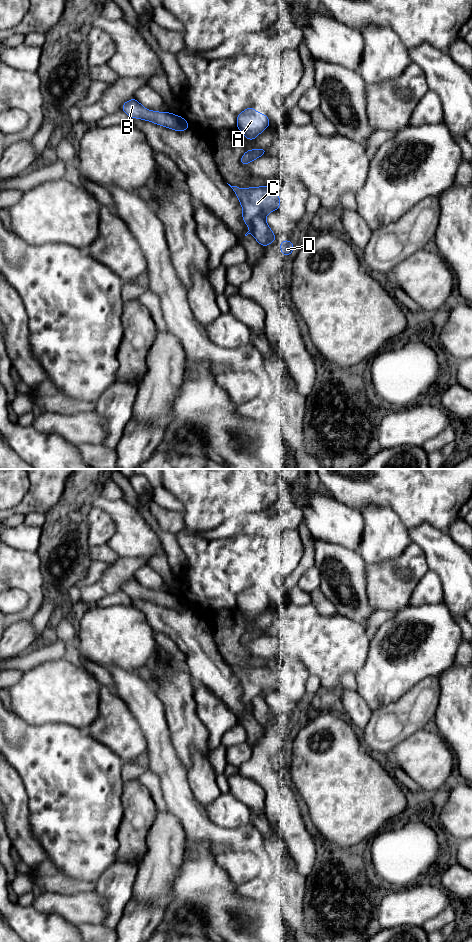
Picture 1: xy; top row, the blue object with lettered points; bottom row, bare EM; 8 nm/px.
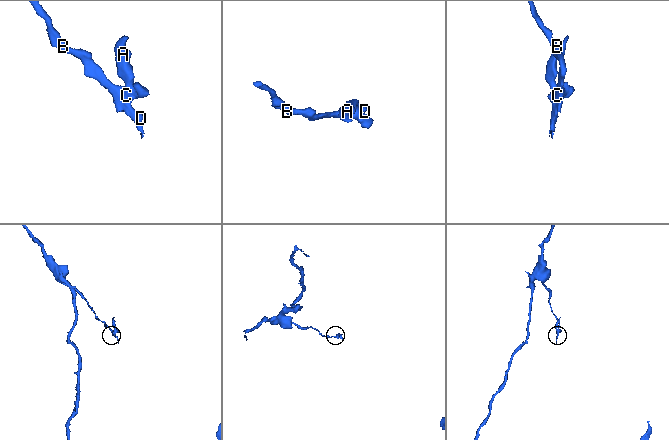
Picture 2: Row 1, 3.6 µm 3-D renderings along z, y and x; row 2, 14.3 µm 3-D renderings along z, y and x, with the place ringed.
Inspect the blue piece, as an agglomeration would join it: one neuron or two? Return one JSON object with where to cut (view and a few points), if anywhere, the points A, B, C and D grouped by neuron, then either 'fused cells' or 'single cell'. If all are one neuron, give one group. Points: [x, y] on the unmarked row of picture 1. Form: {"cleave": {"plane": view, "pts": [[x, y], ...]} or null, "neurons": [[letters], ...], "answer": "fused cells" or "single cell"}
{"cleave": {"plane": "xy", "pts": [[268, 692], [262, 692], [252, 700], [251, 712]]}, "neurons": [["A", "D"], ["B", "C"]], "answer": "fused cells"}

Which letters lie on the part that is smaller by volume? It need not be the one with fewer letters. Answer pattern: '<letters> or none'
A, D

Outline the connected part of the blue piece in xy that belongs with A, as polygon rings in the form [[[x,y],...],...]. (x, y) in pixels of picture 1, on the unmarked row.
[[[249,587],[237,596],[237,608],[247,620],[255,619],[264,609],[269,608],[269,599],[265,594],[258,593]]]

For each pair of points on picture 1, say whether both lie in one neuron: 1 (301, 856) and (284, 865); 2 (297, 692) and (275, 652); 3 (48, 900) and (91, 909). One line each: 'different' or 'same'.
1: different
2: same
3: same

